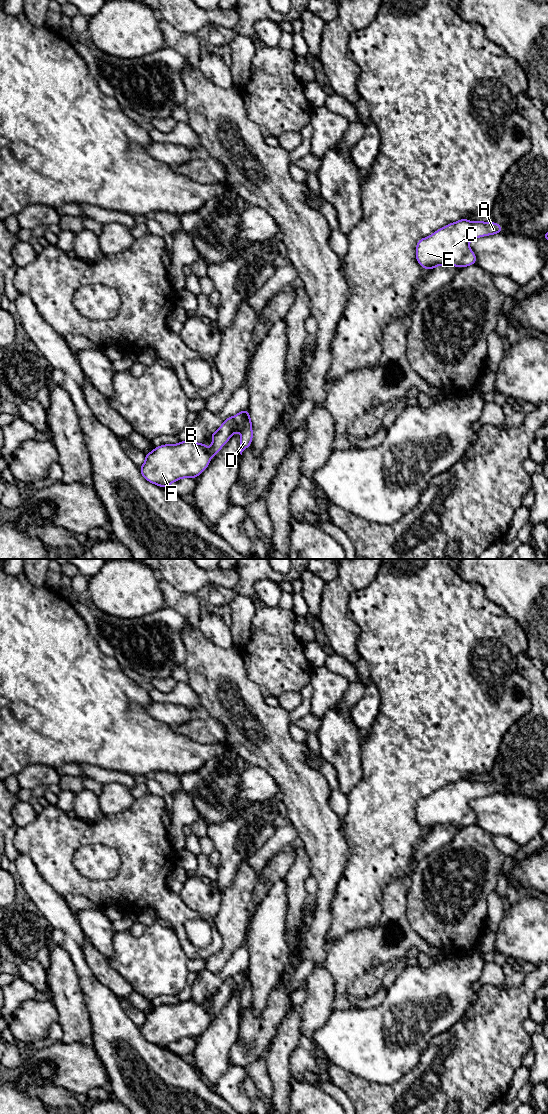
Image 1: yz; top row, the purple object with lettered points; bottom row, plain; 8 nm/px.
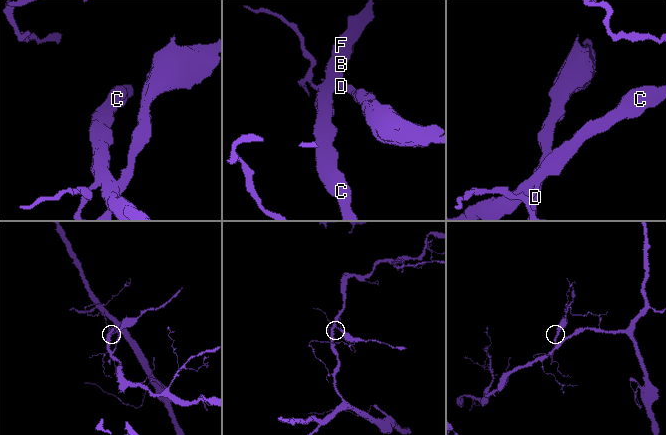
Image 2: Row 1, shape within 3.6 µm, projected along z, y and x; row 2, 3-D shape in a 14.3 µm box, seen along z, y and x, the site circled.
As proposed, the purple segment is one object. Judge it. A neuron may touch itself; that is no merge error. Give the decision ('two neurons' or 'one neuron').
two neurons

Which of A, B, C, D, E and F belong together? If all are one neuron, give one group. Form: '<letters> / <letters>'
A B C E F / D

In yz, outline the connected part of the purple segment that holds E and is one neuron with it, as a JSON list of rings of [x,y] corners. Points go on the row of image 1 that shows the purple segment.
[[[460,219],[438,229],[428,237],[421,238],[416,244],[416,260],[426,270],[442,265],[464,268],[476,264],[476,254],[470,248],[469,242],[480,237],[500,234],[501,230],[502,226],[495,222]]]

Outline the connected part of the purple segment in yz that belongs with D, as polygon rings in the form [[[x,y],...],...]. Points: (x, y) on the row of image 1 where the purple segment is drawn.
[[[248,411],[244,421],[244,428],[241,432],[241,438],[240,438],[240,454],[241,455],[242,455],[242,452],[251,445],[252,439],[253,439],[252,422],[251,422],[250,414]]]

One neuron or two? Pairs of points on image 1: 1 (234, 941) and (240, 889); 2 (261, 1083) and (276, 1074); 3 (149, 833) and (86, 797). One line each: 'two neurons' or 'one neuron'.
1: one neuron
2: two neurons
3: two neurons

